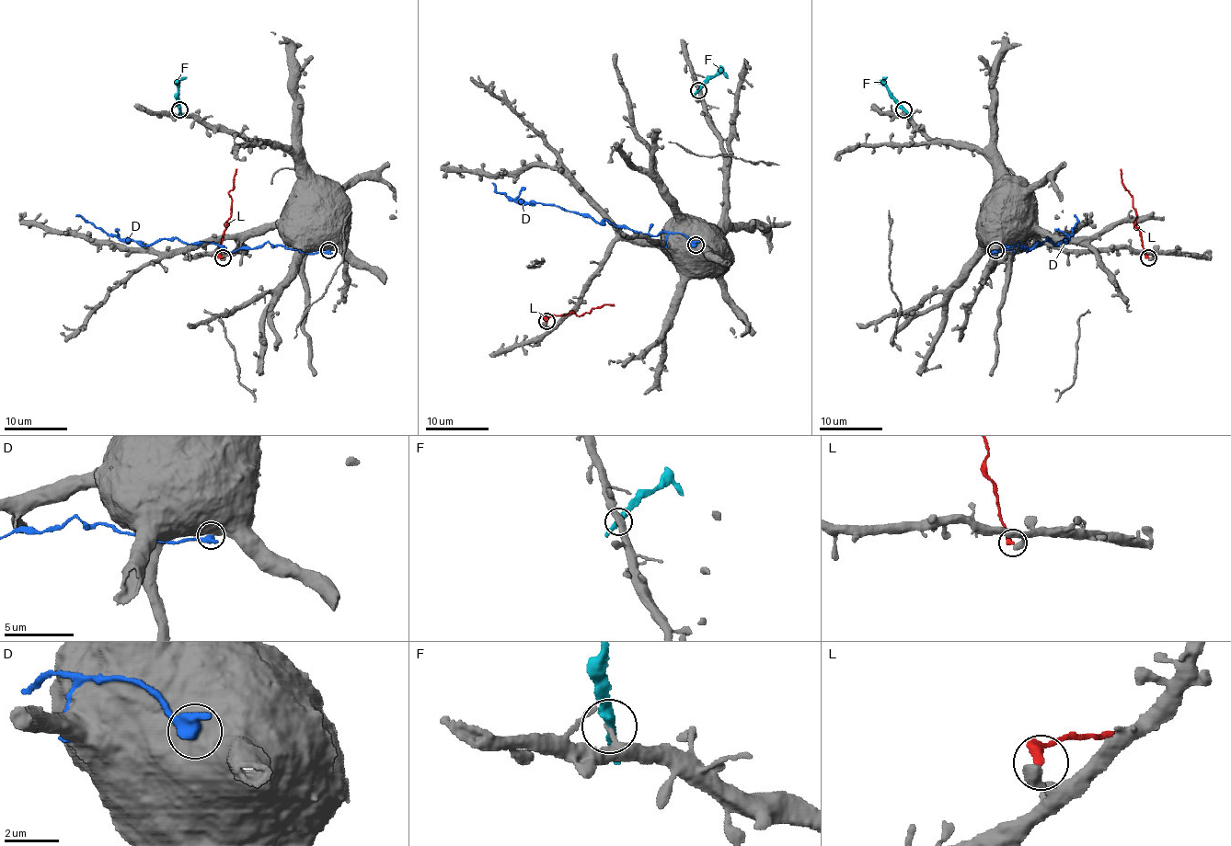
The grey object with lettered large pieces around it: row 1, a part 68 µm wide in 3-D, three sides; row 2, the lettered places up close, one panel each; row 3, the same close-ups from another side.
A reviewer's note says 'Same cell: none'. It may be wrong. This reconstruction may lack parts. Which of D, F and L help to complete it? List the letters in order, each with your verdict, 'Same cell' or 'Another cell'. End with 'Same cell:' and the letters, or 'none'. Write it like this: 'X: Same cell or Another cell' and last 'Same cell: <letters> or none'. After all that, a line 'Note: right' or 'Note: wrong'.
D: Another cell
F: Another cell
L: Another cell
Same cell: none
Note: right

